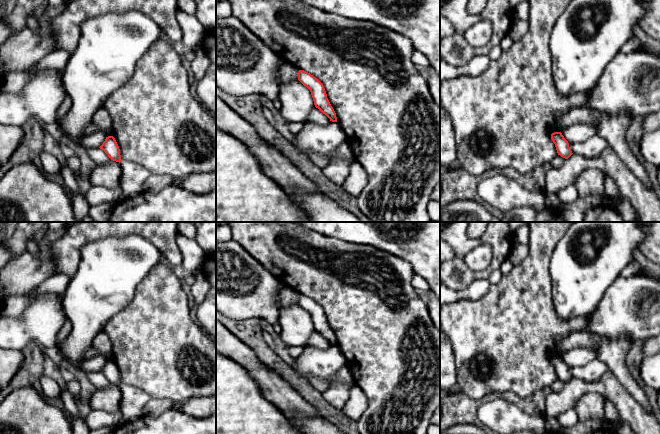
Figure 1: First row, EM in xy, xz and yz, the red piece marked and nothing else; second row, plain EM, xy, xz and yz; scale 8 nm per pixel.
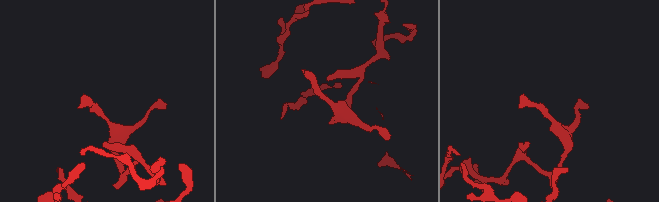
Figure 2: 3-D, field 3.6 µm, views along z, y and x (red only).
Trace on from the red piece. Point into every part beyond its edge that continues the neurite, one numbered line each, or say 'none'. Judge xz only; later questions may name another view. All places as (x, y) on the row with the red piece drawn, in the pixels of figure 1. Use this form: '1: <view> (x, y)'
none

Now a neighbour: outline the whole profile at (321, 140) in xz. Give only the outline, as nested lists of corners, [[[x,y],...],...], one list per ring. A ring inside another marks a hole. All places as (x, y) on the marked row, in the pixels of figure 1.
[[[305,122],[303,129],[296,134],[295,150],[310,159],[312,153],[319,156],[331,154],[337,146],[346,141],[346,135],[338,122],[320,126]]]

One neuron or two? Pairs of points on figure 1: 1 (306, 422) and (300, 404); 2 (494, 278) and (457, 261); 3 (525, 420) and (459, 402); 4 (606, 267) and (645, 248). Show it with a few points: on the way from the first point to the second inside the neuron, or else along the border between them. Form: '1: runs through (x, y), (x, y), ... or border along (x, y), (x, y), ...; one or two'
1: border along (320, 416), (307, 417), (295, 415), (288, 418); two
2: border along (499, 268), (492, 271), (487, 278); two
3: border along (501, 398), (479, 407), (481, 423); two
4: border along (644, 232), (644, 238), (638, 249); two

